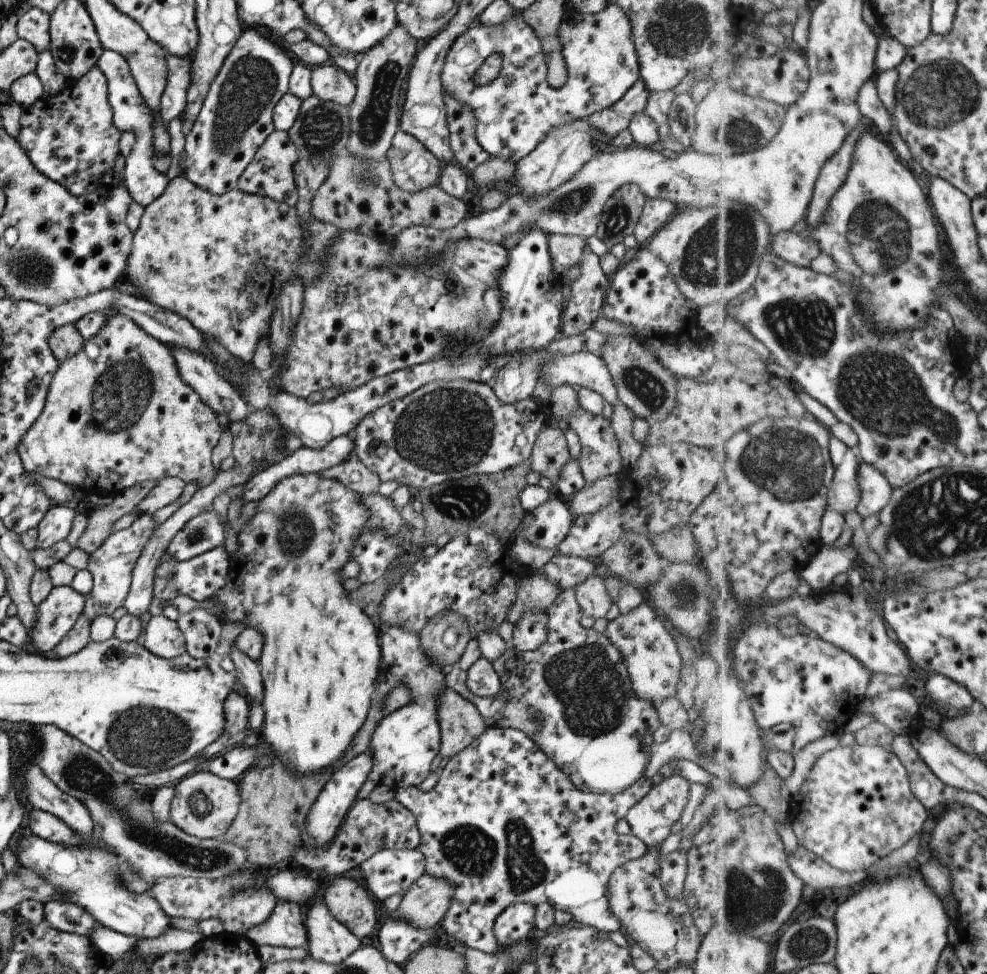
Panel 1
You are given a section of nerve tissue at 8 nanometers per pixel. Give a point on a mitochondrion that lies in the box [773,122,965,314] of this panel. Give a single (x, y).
(877, 236)

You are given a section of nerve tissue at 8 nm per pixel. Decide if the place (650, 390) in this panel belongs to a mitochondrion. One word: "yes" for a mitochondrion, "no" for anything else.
yes

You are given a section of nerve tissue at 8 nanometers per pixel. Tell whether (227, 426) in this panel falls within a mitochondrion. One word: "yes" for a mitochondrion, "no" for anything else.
no

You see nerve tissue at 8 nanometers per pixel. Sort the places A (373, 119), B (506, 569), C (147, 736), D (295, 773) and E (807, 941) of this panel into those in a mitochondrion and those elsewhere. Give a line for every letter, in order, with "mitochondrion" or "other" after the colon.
A: mitochondrion
B: other
C: mitochondrion
D: other
E: mitochondrion

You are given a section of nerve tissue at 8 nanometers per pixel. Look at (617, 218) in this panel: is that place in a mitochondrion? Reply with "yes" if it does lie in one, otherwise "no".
yes

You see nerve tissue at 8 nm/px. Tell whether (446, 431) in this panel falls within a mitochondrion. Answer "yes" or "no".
yes

